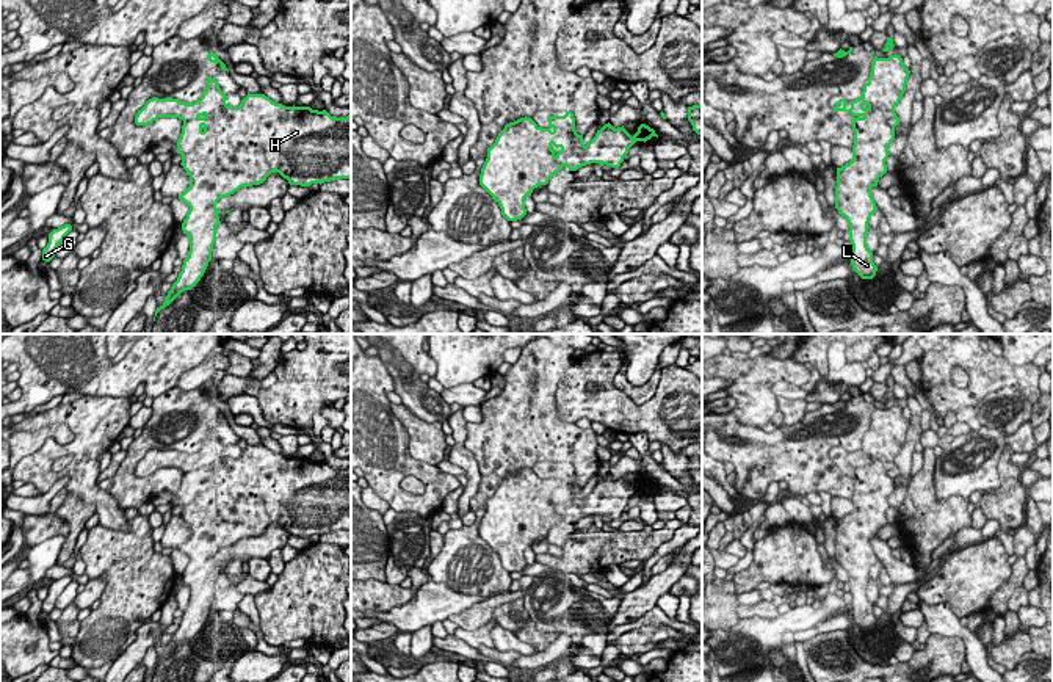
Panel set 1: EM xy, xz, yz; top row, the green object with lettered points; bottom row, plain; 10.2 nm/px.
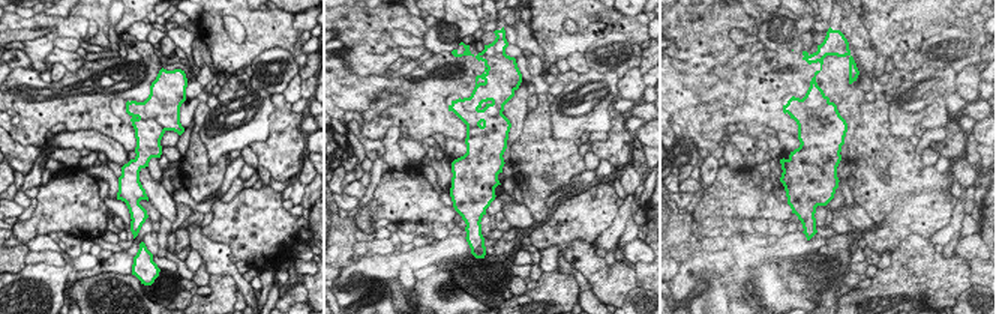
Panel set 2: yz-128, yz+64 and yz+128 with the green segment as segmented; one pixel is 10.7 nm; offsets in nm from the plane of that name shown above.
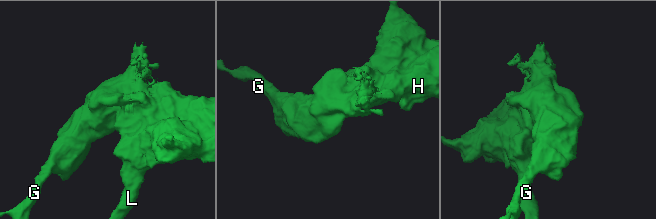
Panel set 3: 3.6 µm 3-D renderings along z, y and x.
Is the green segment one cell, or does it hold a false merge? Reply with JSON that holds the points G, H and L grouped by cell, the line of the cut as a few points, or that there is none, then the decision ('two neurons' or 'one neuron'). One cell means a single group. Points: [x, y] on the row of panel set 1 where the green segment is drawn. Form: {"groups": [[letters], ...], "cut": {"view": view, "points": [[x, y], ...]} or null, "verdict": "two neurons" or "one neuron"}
{"groups": [["G"], ["H", "L"]], "cut": {"view": "xy", "points": [[206, 91], [206, 115]]}, "verdict": "two neurons"}

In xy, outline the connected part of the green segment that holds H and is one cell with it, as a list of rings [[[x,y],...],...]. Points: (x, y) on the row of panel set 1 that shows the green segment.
[[[207,77],[208,113],[204,118],[183,121],[177,141],[177,154],[190,176],[190,187],[179,196],[190,210],[182,230],[190,237],[188,257],[157,314],[169,306],[182,292],[191,290],[204,276],[212,260],[216,227],[221,224],[216,204],[243,187],[260,185],[271,172],[279,172],[290,185],[310,187],[335,179],[351,179],[351,114],[332,118],[326,110],[310,107],[285,107],[265,94],[249,94],[238,107],[227,105],[229,97],[218,82]]]

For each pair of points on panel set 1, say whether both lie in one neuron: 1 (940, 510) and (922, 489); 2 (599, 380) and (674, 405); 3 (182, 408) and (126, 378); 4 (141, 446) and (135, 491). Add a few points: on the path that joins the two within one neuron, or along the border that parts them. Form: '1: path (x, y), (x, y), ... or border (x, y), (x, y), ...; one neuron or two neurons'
1: path (936, 505), (925, 494); one neuron
2: path (615, 399), (627, 411), (655, 411); one neuron
3: border (176, 384), (154, 399); two neurons
4: path (132, 457), (129, 480); one neuron

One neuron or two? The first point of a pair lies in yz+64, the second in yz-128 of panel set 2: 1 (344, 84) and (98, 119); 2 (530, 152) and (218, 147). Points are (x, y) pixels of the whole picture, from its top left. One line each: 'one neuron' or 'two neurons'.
1: one neuron
2: two neurons

